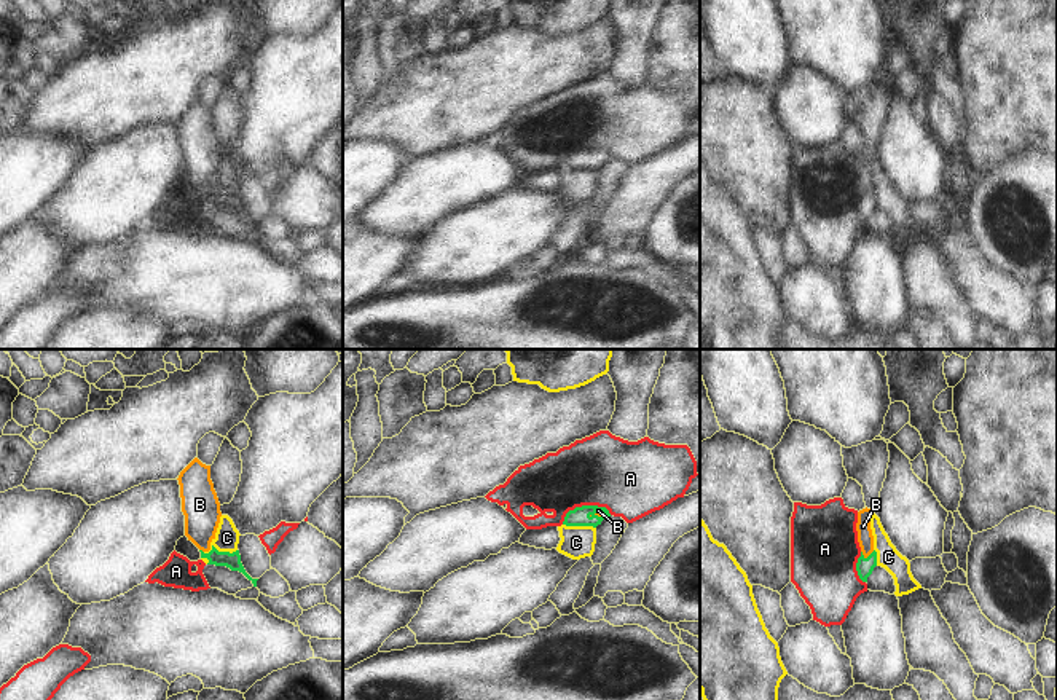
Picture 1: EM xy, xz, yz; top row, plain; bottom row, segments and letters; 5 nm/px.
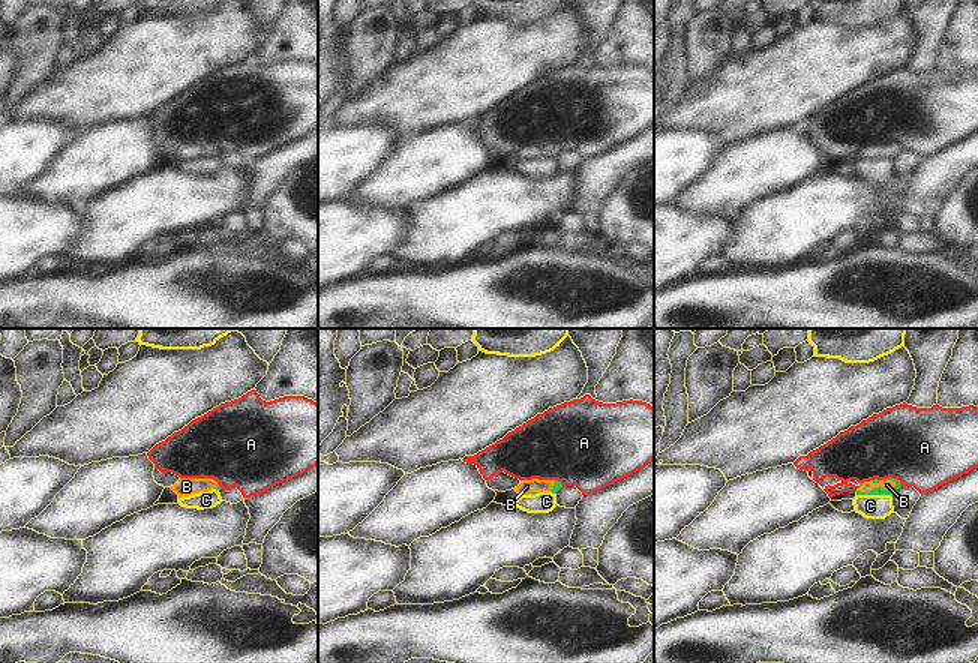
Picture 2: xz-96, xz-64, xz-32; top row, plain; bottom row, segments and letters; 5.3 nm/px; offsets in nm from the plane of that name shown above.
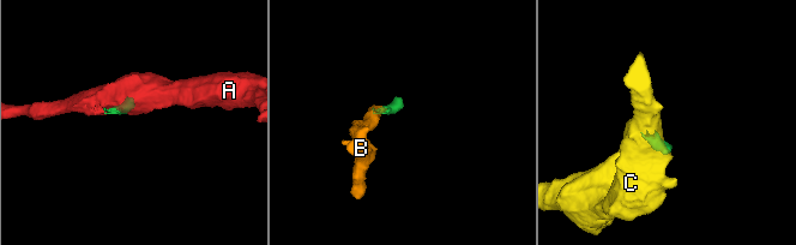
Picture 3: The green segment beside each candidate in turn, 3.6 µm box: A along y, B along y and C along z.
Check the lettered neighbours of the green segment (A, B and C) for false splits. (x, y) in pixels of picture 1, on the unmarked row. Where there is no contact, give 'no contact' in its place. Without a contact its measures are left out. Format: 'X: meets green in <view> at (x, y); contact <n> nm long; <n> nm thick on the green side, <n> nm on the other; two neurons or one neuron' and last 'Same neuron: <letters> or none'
A: meets green in xz at (584, 149); contact 260 nm long; 100 nm thick on the green side, 360 nm on the other; two neurons
B: meets green in yz at (869, 198); contact 70 nm long; 90 nm thick on the green side, 80 nm on the other; one neuron
C: meets green in xy at (217, 193); contact 180 nm long; 80 nm thick on the green side, 130 nm on the other; two neurons
Same neuron: B

